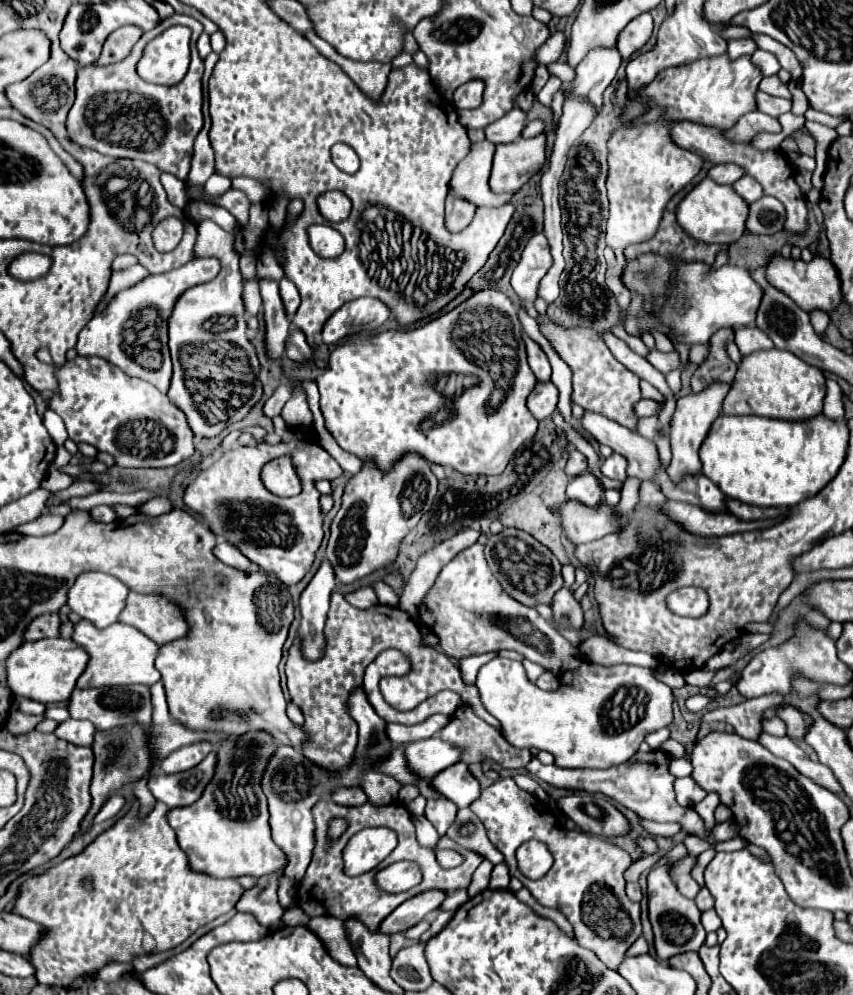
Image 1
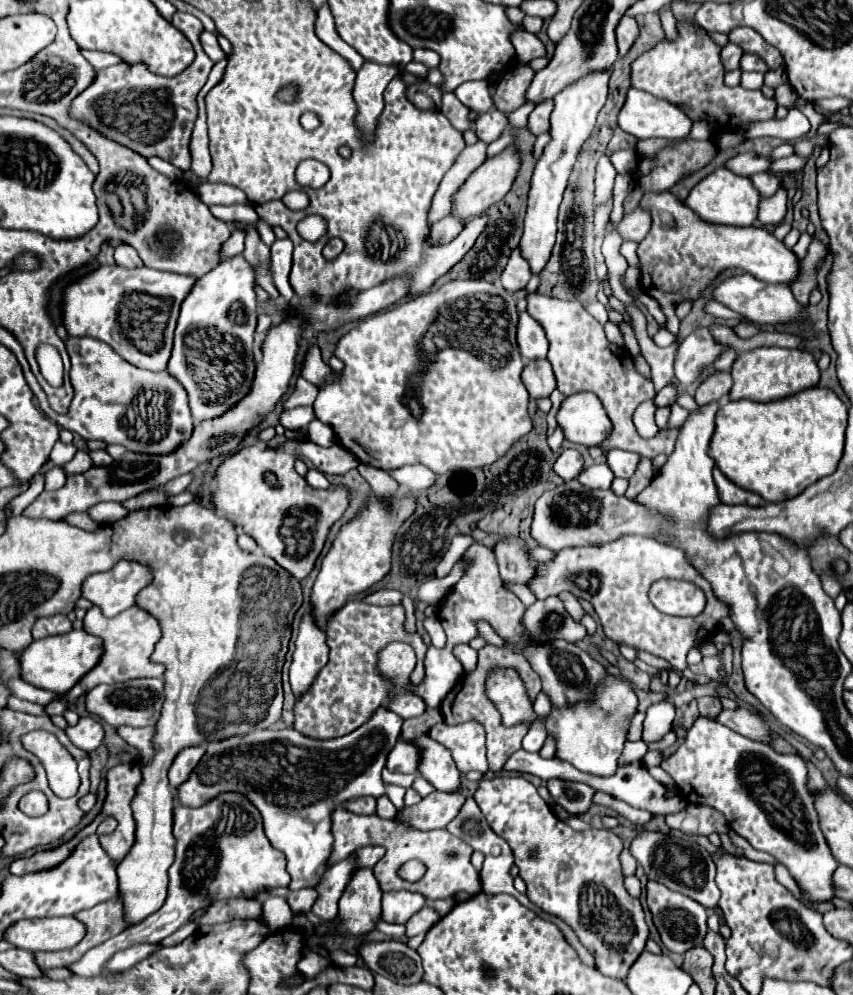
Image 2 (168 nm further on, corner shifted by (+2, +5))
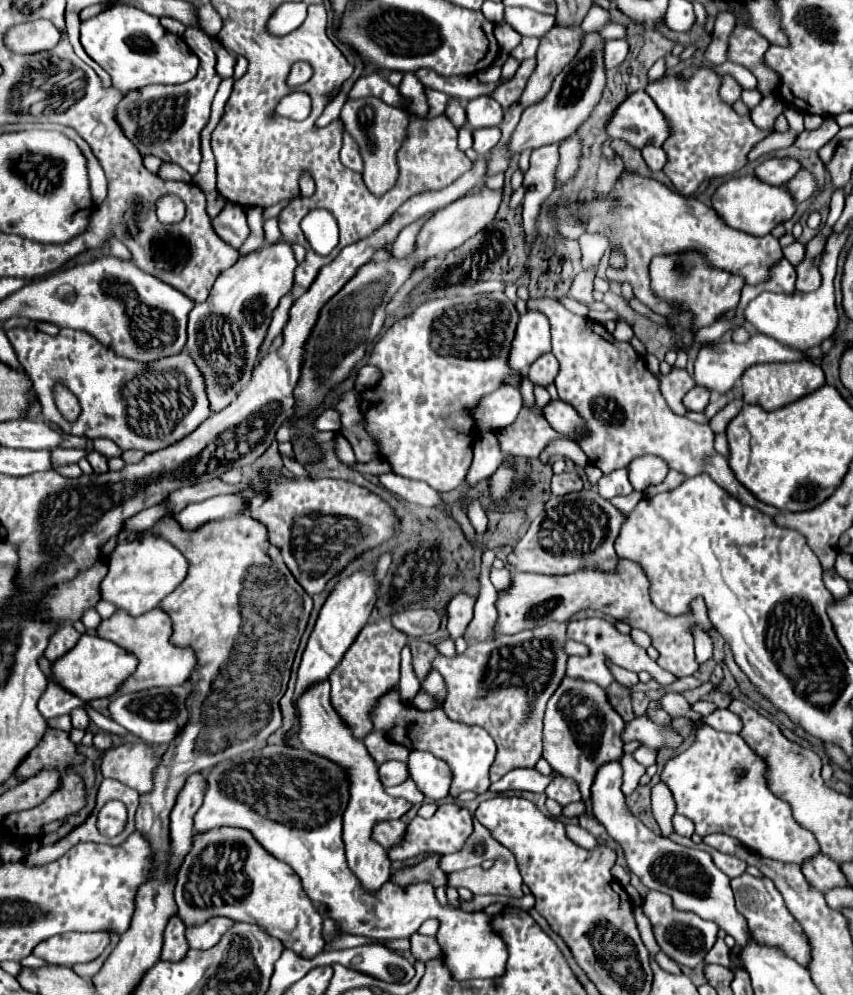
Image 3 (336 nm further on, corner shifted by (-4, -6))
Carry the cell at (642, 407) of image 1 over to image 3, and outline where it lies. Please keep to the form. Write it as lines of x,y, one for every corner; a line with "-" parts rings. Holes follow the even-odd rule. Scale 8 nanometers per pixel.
695,385
683,399
685,407
691,409
691,411
705,411
707,403
709,403
709,389
707,387
701,387
701,385

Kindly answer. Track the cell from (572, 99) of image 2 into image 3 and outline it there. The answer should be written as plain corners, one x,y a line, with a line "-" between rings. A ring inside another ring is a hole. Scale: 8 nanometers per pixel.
573,135
559,147
561,147
561,167
557,171
557,183
563,183
563,181
571,179
573,173
577,171
577,163
581,157
581,143
579,143
577,135

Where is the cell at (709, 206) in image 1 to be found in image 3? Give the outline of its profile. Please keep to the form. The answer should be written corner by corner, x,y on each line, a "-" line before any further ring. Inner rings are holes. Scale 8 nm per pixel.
743,175
743,177
729,179
715,191
713,209
721,215
721,219
729,227
751,233
751,235
765,235
765,233
771,233
773,227
789,221
795,215
797,203
785,187
769,185
757,179
755,175

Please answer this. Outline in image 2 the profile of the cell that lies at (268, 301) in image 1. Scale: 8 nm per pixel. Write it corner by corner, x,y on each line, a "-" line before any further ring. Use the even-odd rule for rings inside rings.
237,224
237,228
247,228
247,244
245,244
243,256
253,266
257,284
269,294
271,300
277,300
279,292
277,292
277,288
273,284
273,276
271,276
271,252
269,252
269,248
259,240
255,226

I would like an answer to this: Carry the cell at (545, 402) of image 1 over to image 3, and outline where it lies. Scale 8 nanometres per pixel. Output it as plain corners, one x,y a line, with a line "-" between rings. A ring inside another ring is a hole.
545,353
545,355
541,355
541,357
531,365
531,369
529,369
529,379
531,379
533,383
537,383
537,385
547,387
549,383
555,381
557,371
559,371
559,363
557,363
555,355
553,355
553,353

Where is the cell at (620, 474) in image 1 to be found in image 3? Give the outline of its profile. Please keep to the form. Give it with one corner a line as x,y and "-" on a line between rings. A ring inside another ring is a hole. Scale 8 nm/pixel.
641,457
629,465
629,479
635,491
645,491
649,485
661,483
669,473
669,465
659,457

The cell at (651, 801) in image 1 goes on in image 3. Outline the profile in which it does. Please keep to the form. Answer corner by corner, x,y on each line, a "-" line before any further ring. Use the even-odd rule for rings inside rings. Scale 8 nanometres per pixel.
513,769
507,775
503,775
499,781
491,783
491,793
503,793
503,791
531,791
531,793
543,793
549,785
549,777
537,773
535,769

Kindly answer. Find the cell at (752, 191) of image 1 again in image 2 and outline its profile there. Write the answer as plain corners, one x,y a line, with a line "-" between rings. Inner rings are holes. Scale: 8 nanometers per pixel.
761,172
761,174
753,174
749,176
753,186
759,190
761,196
771,196
775,194
779,188
781,188
781,180
773,174
767,174
767,172

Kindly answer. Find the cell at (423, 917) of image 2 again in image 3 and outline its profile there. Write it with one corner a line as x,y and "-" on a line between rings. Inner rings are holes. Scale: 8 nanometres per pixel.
415,933
411,937
411,953
417,961
423,961
423,963
427,963
431,959
441,959
441,955
443,955
435,937
425,937
419,933

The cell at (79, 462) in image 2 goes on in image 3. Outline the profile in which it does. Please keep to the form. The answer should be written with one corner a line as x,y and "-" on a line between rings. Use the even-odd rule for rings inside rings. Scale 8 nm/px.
91,451
87,459
89,459
89,463
91,463
91,467
93,467
95,473
105,473
105,471
109,471
109,467
107,467
107,457
105,457
105,455
101,455
101,453
97,453
97,451

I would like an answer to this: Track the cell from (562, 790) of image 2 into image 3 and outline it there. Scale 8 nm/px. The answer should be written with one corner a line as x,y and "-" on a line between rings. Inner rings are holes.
555,775
551,783
545,789
545,795
549,799
555,799
559,805
569,805
573,801
581,801
581,793
577,791
577,785
561,775

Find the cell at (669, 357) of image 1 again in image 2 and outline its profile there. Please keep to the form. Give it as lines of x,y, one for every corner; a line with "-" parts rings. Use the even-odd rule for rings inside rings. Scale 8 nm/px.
695,328
681,344
675,354
675,376
683,386
689,386
701,372
703,366
711,364
723,346
715,344
707,328

